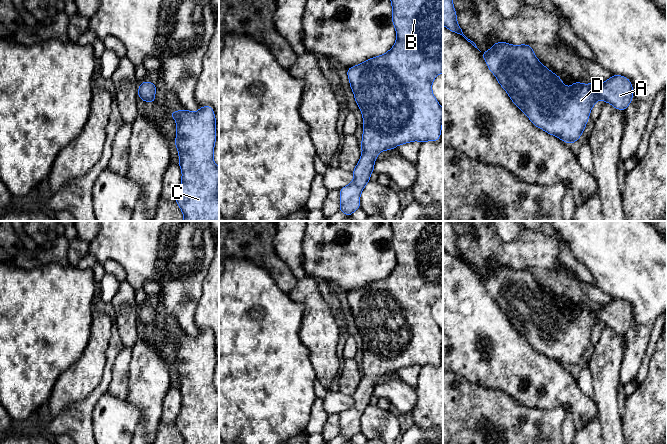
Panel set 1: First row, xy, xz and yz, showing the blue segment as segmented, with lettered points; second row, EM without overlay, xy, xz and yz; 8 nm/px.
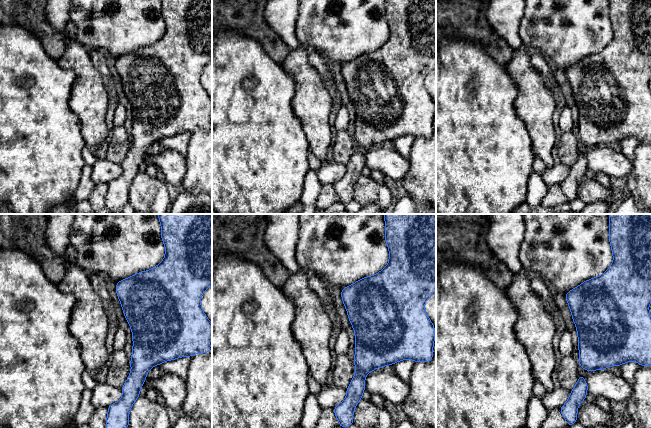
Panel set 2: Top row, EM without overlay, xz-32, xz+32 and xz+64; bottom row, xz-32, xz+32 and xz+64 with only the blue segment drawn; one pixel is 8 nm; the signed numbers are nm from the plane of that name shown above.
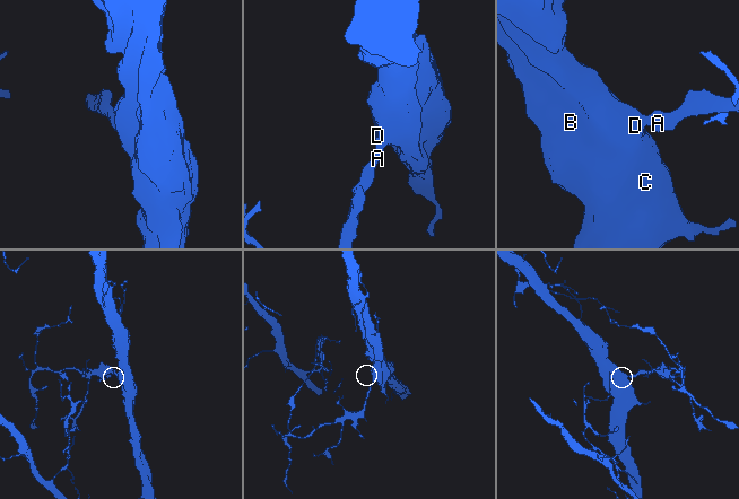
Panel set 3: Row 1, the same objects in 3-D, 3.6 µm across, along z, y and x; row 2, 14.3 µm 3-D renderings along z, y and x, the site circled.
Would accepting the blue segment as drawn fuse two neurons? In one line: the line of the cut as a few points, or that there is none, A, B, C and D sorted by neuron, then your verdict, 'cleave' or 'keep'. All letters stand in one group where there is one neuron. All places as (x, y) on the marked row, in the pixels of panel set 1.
no cut | A B C D | keep

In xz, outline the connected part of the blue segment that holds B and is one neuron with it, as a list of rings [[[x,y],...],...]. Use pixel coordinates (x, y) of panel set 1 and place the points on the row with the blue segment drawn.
[[[390,0],[392,23],[396,29],[395,45],[385,54],[373,57],[347,69],[355,101],[363,116],[362,155],[352,171],[352,182],[340,189],[340,210],[350,217],[360,208],[360,195],[370,181],[378,154],[412,141],[439,140],[443,122],[443,108],[432,93],[432,82],[443,72],[443,0]]]

